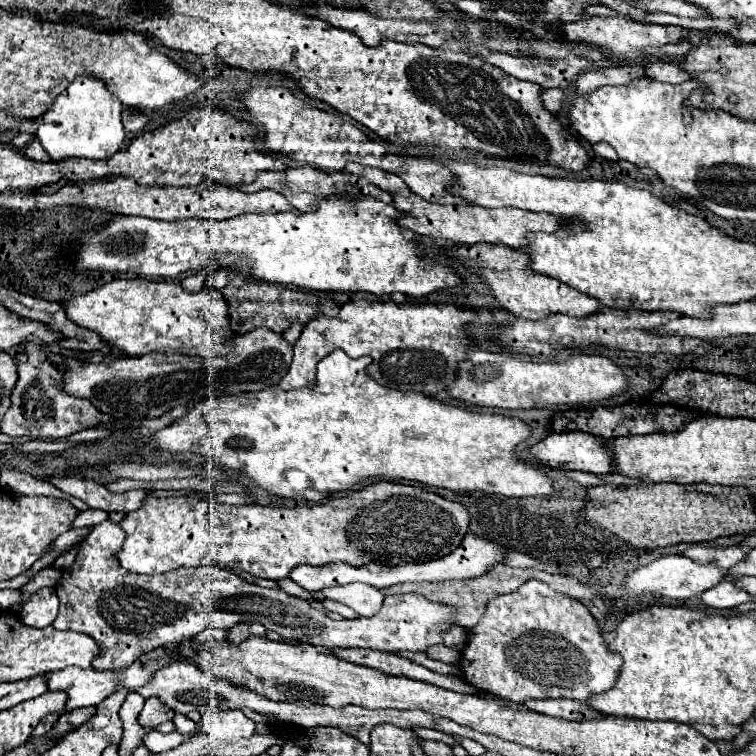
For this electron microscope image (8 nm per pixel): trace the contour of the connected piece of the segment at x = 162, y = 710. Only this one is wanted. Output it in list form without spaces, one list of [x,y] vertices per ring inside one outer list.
[[[148,698],[140,712],[140,726],[148,726],[150,730],[154,730],[158,724],[172,718],[174,718],[174,712],[168,710],[164,704],[160,704],[158,698]]]

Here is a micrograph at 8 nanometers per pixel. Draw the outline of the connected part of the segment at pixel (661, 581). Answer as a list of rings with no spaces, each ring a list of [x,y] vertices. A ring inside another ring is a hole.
[[[662,556],[650,562],[648,566],[642,566],[632,574],[628,574],[622,588],[632,594],[662,594],[676,600],[690,600],[694,596],[700,596],[704,590],[716,586],[718,582],[722,582],[726,576],[728,572],[720,570],[720,566],[716,566],[714,562],[698,564],[686,556]]]

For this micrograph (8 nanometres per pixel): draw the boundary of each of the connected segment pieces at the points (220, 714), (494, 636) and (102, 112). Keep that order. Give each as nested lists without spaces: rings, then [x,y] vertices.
[[[206,710],[202,714],[202,730],[212,736],[230,736],[232,740],[238,740],[252,736],[256,732],[256,722],[246,718],[242,710]]]
[[[528,580],[516,592],[502,594],[488,604],[480,624],[474,626],[474,632],[464,646],[460,668],[466,682],[518,704],[528,698],[570,698],[586,702],[592,694],[610,690],[616,684],[622,658],[608,650],[602,628],[584,604],[568,594],[552,590],[540,580]]]
[[[78,76],[52,102],[48,112],[42,118],[38,118],[36,135],[52,160],[62,160],[62,158],[96,158],[96,160],[104,160],[104,158],[110,158],[114,152],[118,152],[124,146],[126,130],[122,126],[120,112],[122,112],[122,102],[114,94],[110,94],[104,80],[100,80],[96,76]]]

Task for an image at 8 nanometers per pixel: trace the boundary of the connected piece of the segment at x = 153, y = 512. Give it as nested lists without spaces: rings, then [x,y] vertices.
[[[376,482],[364,490],[330,498],[326,504],[296,508],[272,508],[260,504],[230,506],[198,496],[148,496],[144,506],[136,512],[130,512],[120,524],[126,532],[126,542],[118,552],[118,560],[130,572],[162,574],[180,566],[216,564],[220,568],[244,570],[256,578],[280,580],[288,578],[290,570],[298,564],[326,566],[332,562],[346,562],[352,566],[366,566],[368,562],[380,562],[386,566],[398,566],[404,562],[428,562],[432,558],[444,558],[456,550],[466,536],[468,510],[464,510],[460,502],[446,500],[422,486]]]

